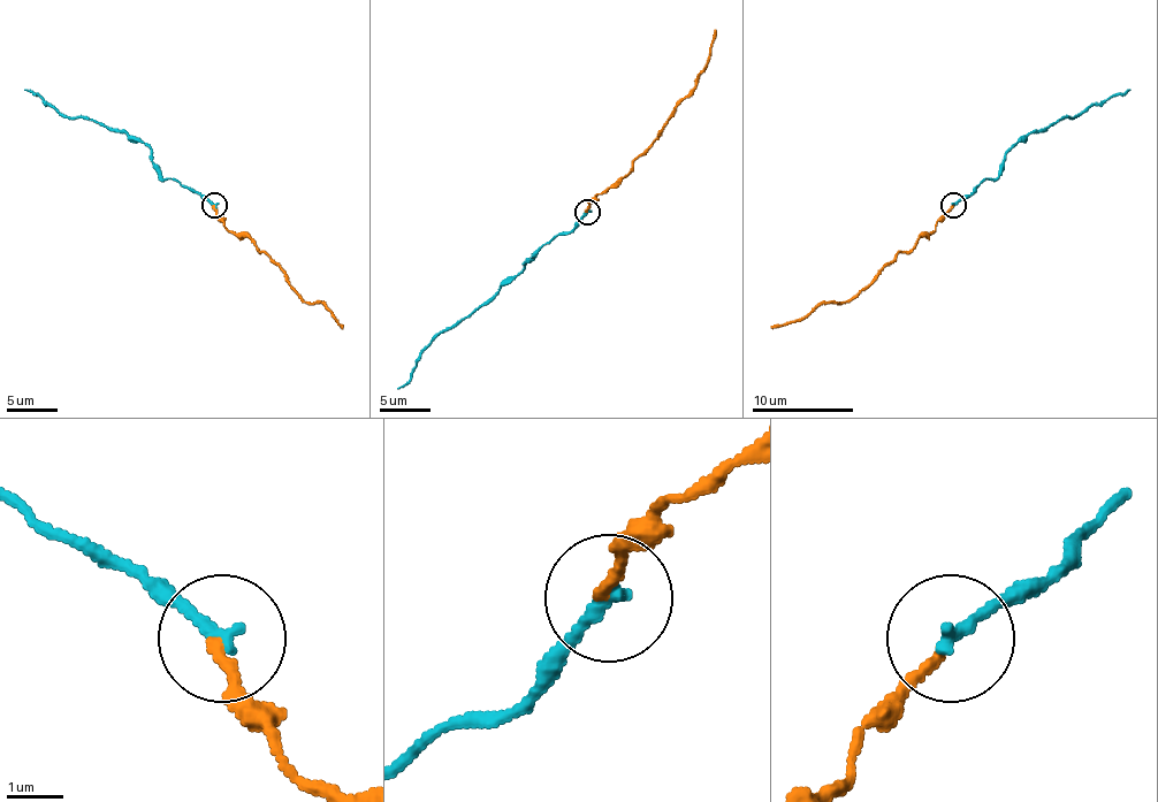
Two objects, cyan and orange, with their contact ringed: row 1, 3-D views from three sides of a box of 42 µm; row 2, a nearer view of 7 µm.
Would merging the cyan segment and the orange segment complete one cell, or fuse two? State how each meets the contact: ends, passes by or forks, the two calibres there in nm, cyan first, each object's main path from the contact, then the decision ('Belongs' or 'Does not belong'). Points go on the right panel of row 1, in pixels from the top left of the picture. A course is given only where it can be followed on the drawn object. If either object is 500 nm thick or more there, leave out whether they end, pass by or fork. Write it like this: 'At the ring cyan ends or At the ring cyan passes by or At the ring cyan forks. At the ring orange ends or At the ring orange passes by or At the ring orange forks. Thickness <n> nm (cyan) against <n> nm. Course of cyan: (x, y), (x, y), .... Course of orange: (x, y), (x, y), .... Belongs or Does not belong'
At the ring cyan ends. At the ring orange ends. Thickness 260 nm (cyan) against 190 nm. Course of cyan: (952, 206), (996, 177), (1008, 152), (1031, 132), (1082, 114), (1130, 89). Course of orange: (952, 206), (937, 226), (845, 303), (817, 305), (802, 318), (771, 328). Belongs

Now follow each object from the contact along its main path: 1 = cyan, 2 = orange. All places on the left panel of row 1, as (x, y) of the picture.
1: (213, 206), (196, 190), (162, 177), (152, 152), (124, 132), (61, 114), (25, 89)
2: (213, 206), (223, 226), (244, 234), (280, 267), (305, 303), (322, 305), (343, 328)

